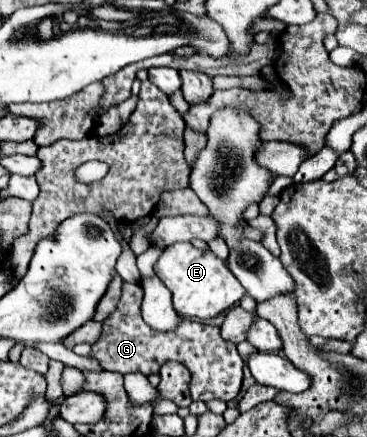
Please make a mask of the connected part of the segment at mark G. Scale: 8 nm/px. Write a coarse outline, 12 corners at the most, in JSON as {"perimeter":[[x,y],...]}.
{"perimeter":[[124,283],[92,345],[106,371],[180,361],[194,401],[238,397],[244,361],[220,327],[152,331],[142,287]]}

